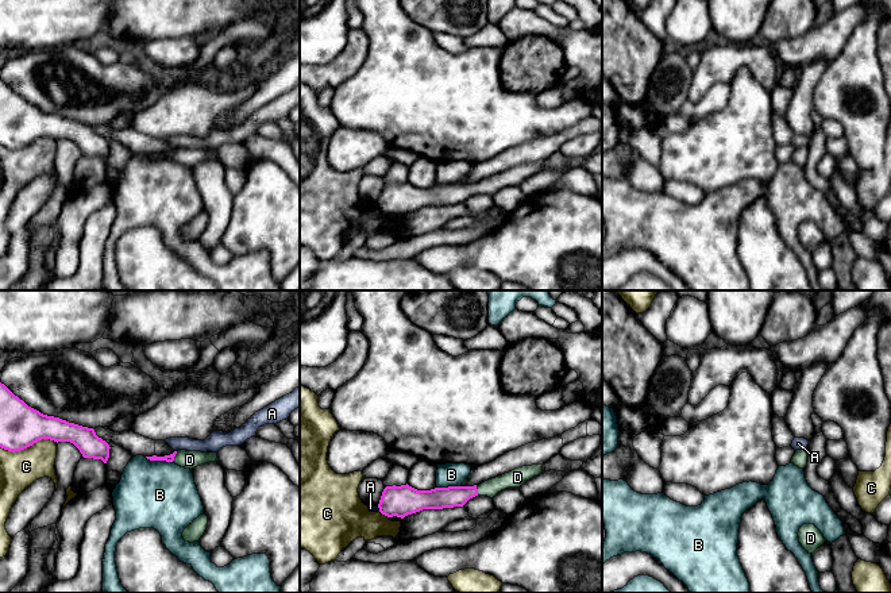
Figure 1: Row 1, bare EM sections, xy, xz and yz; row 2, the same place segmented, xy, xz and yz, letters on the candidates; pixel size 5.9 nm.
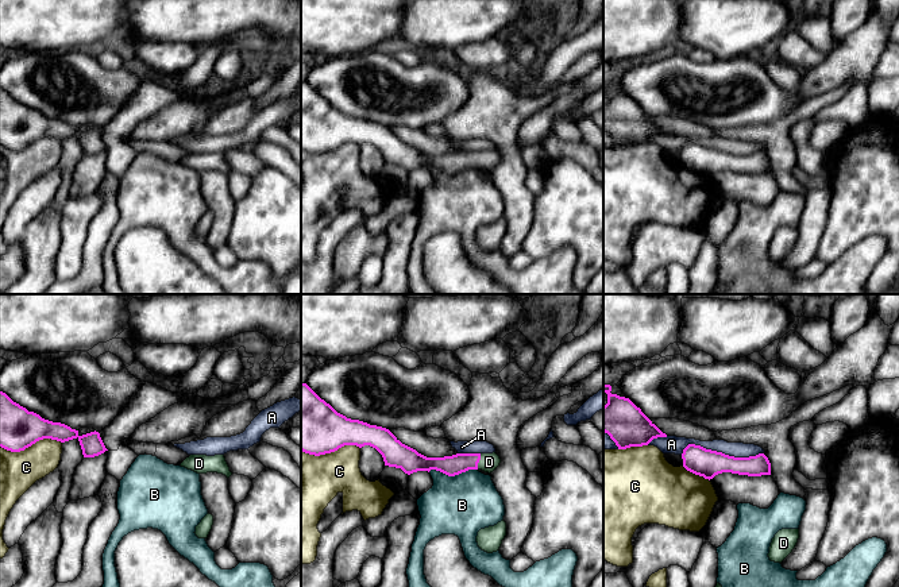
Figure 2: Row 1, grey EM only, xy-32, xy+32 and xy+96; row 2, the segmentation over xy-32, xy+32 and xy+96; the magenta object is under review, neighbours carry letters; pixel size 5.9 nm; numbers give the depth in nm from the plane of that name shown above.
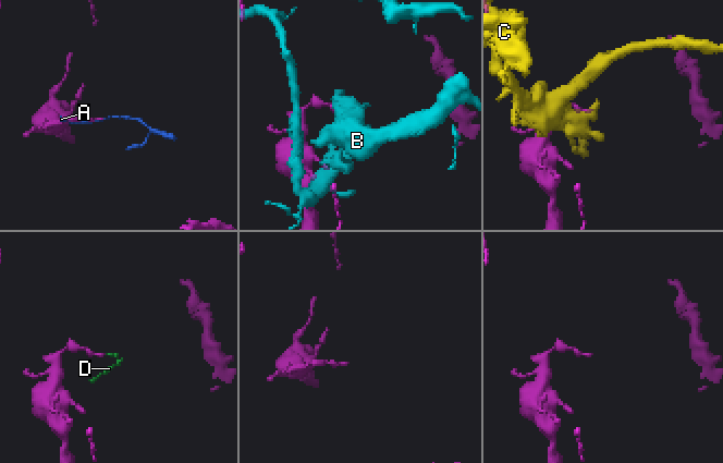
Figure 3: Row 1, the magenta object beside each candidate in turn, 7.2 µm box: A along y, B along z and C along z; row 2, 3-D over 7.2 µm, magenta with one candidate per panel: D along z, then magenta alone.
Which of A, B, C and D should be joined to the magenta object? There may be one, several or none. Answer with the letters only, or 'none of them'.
D

